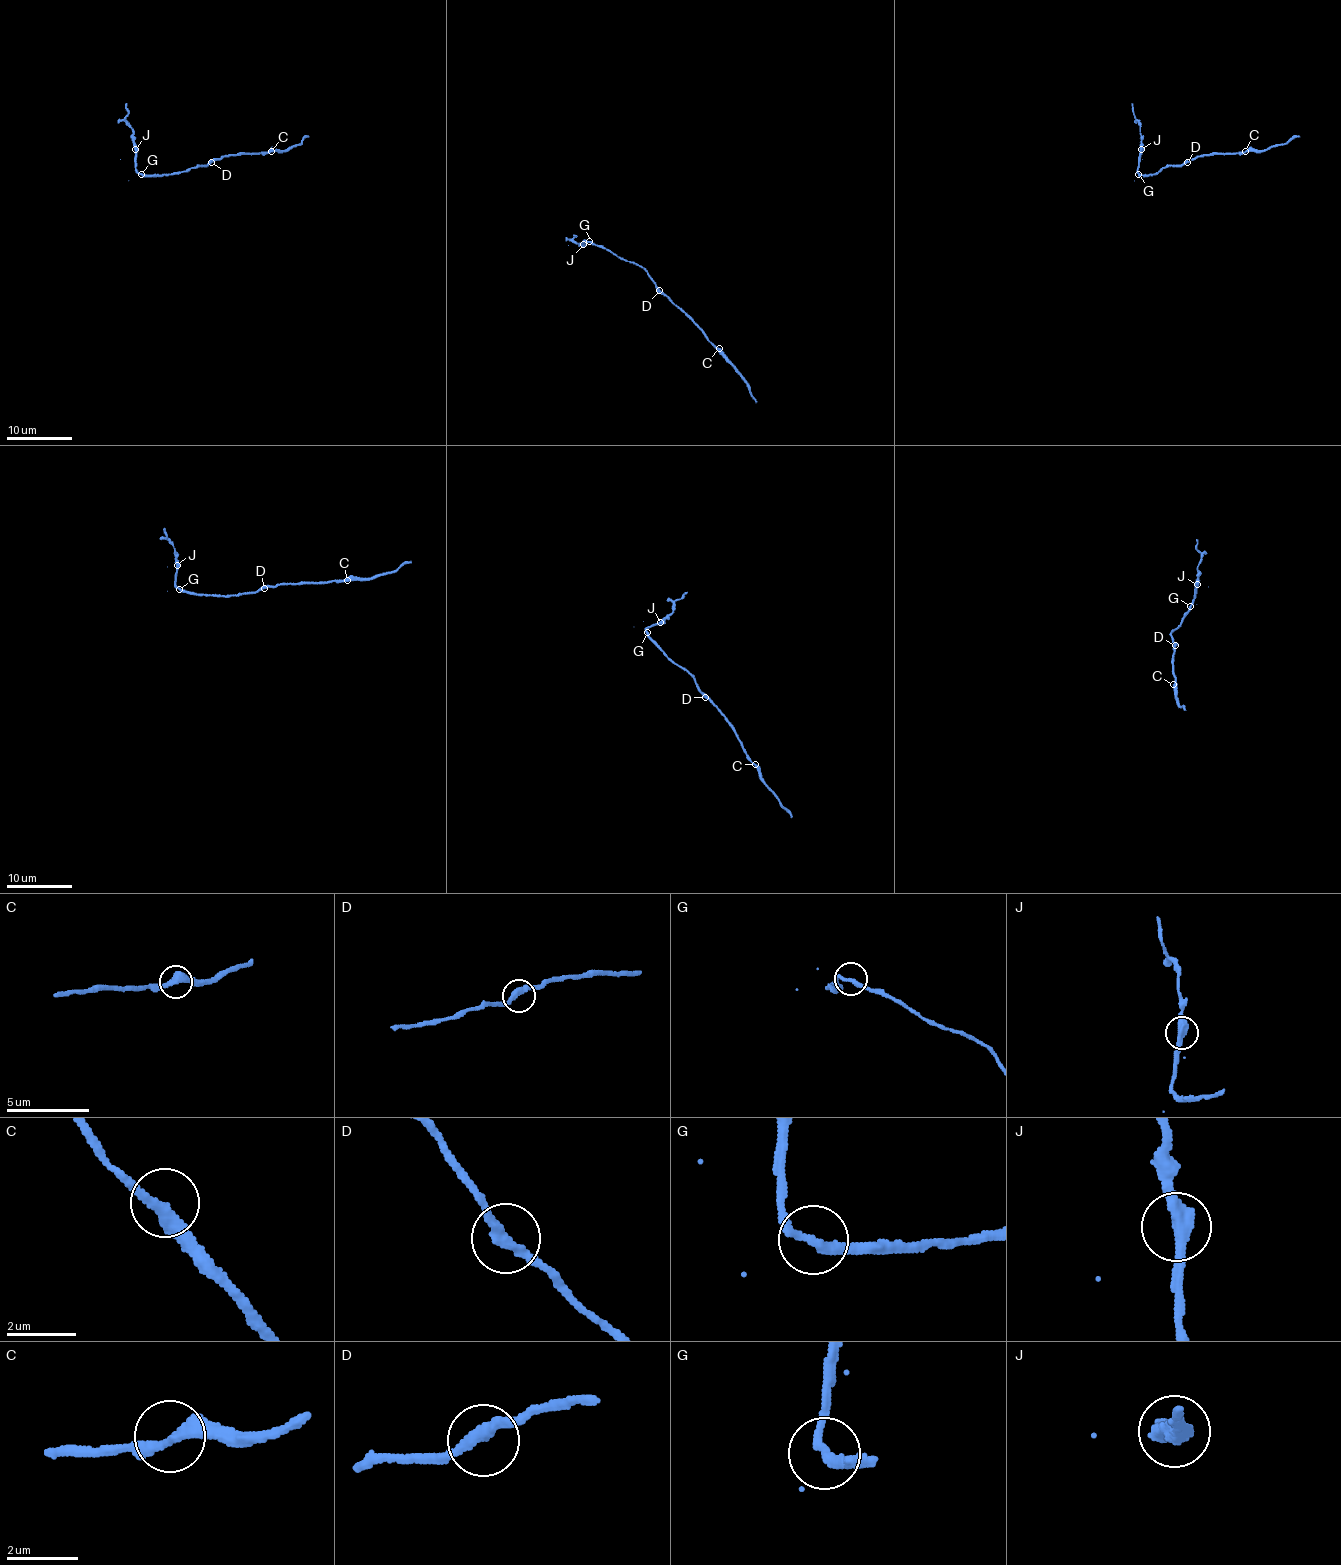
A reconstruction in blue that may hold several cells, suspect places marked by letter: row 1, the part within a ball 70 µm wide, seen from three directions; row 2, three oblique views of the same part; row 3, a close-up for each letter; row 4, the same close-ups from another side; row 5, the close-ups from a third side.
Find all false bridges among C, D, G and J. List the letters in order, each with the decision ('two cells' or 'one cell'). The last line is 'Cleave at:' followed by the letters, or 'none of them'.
C: one cell
D: one cell
G: one cell
J: two cells
Cleave at: J

